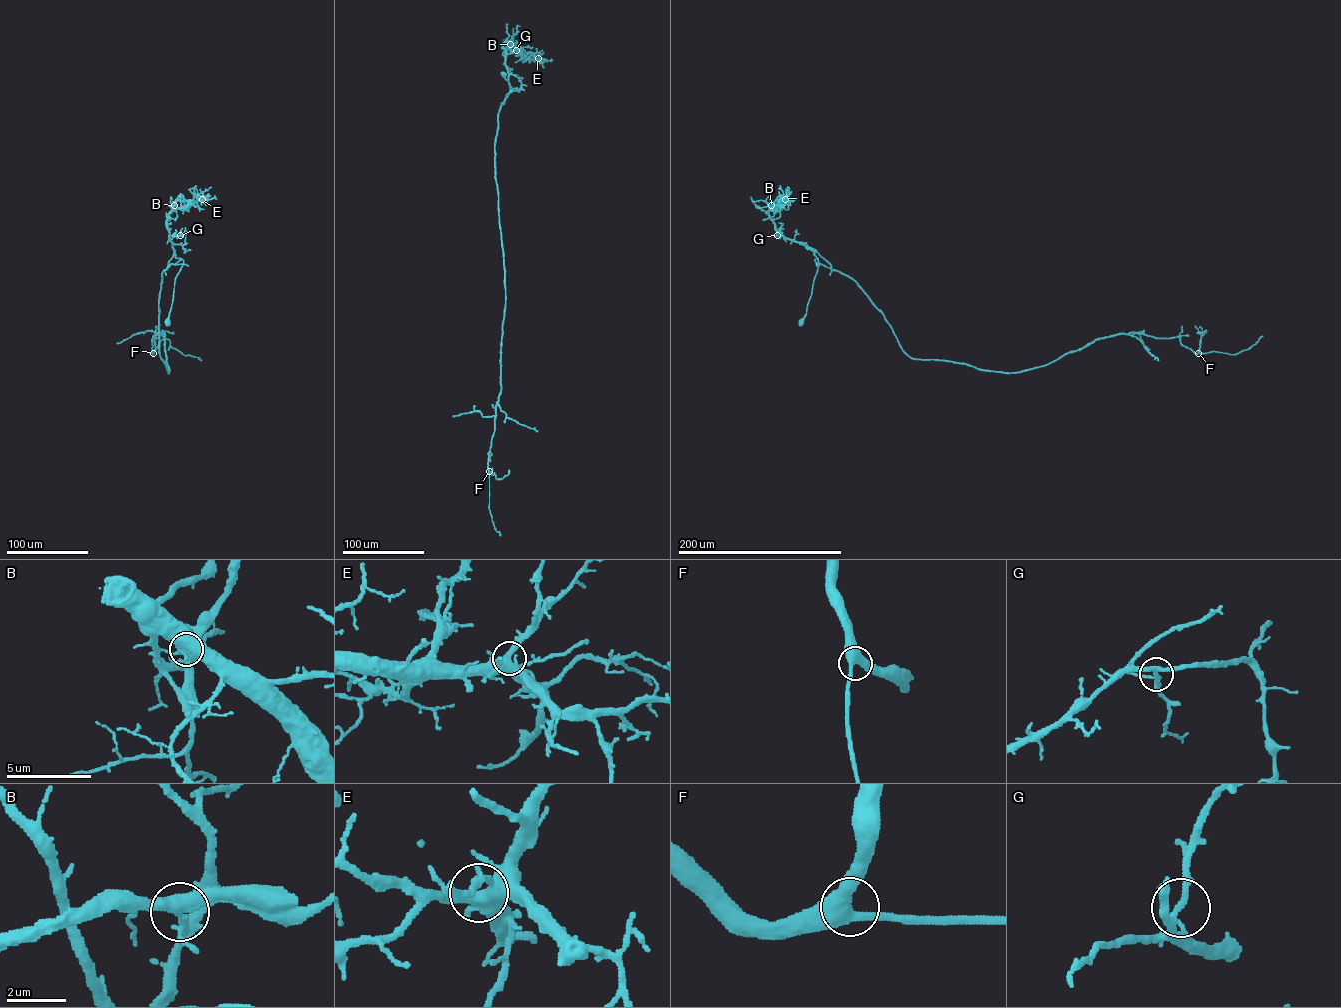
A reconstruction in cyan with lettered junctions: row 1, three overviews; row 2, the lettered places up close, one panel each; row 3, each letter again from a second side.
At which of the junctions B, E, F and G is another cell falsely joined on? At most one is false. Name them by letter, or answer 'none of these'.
B

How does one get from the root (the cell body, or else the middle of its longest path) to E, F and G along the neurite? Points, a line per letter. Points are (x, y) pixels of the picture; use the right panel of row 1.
E: (800, 321), (806, 313), (818, 262), (806, 244), (785, 238), (776, 229), (769, 211), (784, 204), (785, 199)
F: (800, 321), (818, 265), (810, 247), (856, 283), (912, 358), (1019, 372), (1130, 332), (1179, 337), (1198, 353)
G: (800, 321), (811, 294), (818, 258), (806, 244), (777, 235)

